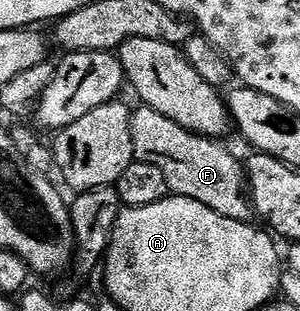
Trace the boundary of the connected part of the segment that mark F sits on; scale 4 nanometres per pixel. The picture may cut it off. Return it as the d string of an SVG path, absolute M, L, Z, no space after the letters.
M147 107L139 108L132 109L135 160L154 163L154 167L159 167L162 175L166 175L169 194L206 203L206 207L210 207L210 211L218 211L218 215L251 222L254 210L246 192L245 166L241 162L239 165L235 155L226 146L220 145L224 143L186 131L178 127L174 119L158 115L158 111Z

